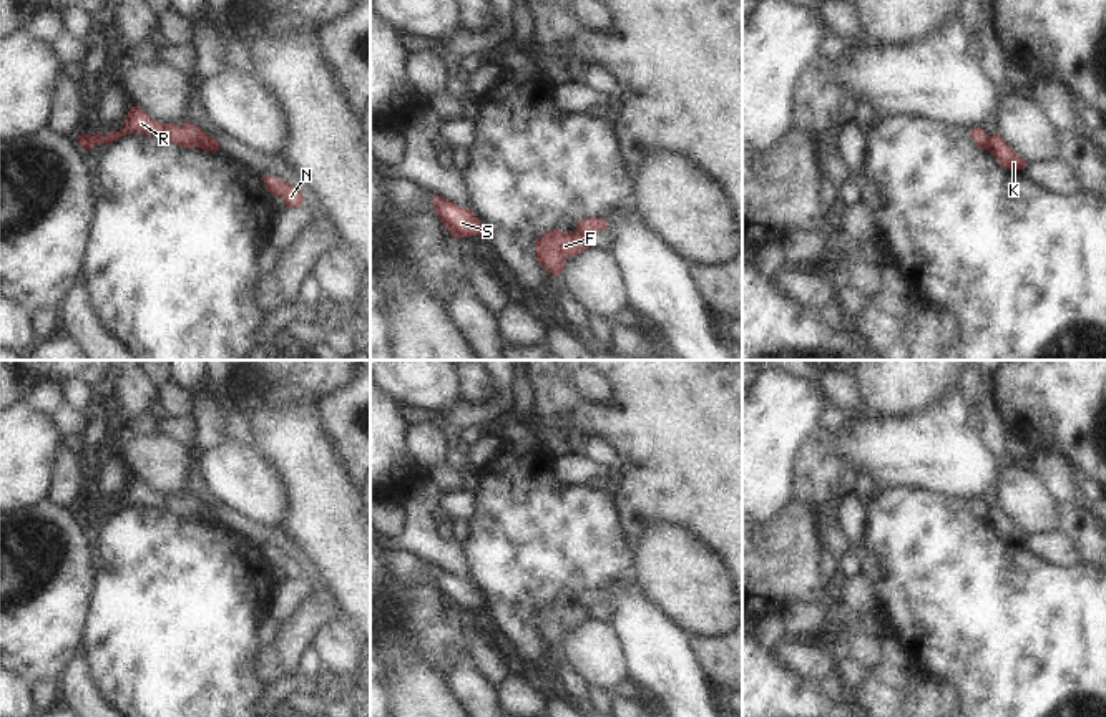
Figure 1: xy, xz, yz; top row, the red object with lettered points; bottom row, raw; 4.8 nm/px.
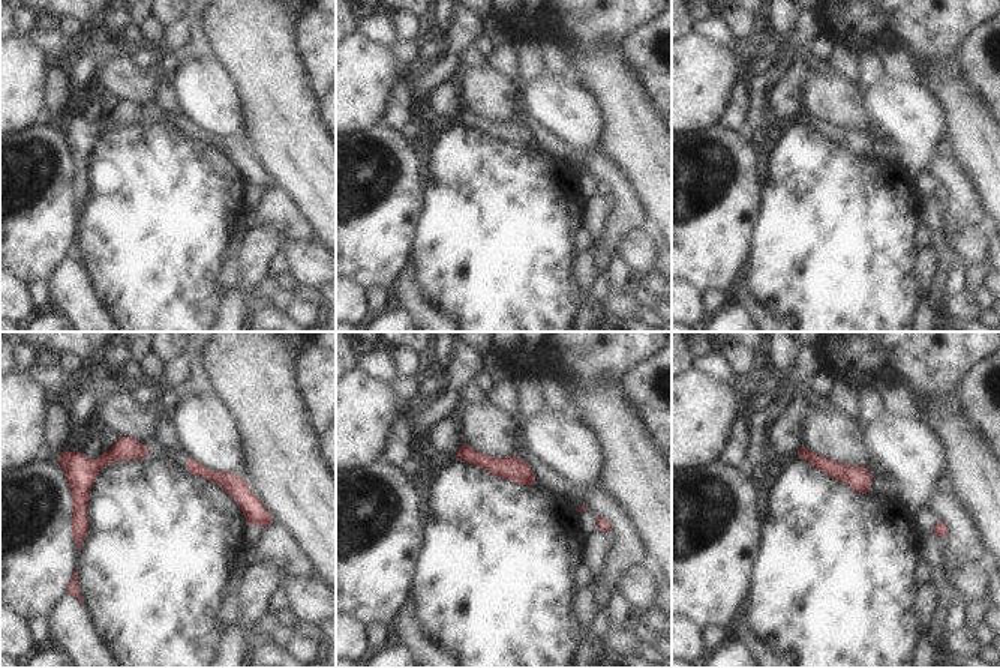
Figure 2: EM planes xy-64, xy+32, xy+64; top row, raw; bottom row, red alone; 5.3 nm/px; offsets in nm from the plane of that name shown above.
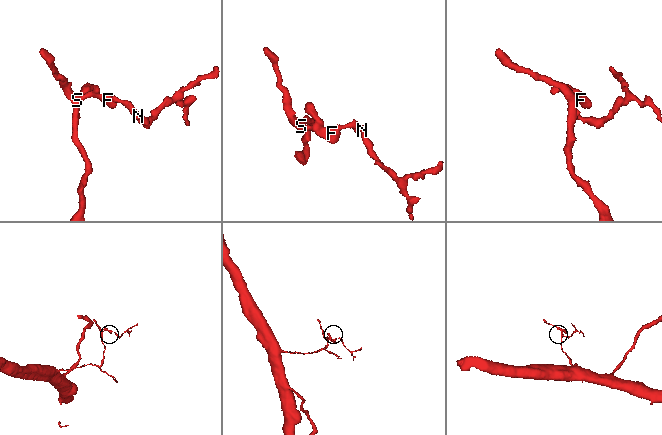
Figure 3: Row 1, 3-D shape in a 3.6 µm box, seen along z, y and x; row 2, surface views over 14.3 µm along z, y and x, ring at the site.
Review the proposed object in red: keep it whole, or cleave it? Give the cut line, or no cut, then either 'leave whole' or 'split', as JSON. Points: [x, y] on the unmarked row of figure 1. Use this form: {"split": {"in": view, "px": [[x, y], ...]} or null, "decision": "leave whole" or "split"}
{"split": {"in": "xz", "px": [[577, 601], [587, 609]]}, "decision": "split"}

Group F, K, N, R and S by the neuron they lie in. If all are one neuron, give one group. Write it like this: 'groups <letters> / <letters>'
groups F K R S / N

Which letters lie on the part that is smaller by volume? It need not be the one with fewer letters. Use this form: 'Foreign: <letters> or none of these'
Foreign: N

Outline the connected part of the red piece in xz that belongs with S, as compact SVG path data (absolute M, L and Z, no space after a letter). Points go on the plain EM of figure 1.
M433 568L435 586L442 593L442 596L448 601L452 609L470 609L470 607L483 607L485 609L485 596L473 586L472 581L463 581L457 578L453 573L448 573L442 568Z

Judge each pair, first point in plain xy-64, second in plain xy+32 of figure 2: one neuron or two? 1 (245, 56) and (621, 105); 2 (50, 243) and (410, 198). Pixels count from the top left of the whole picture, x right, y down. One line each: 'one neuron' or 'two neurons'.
1: one neuron
2: one neuron

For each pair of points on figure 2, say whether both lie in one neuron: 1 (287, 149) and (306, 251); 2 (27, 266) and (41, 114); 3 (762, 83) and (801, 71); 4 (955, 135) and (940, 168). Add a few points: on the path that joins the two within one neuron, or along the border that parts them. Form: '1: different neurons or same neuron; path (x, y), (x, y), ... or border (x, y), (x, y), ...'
1: different neurons; border (309, 233), (320, 242)
2: different neurons; border (50, 120), (29, 125), (15, 132)
3: different neurons; border (792, 51), (792, 63), (769, 89), (768, 110)
4: different neurons; border (945, 153), (952, 156), (970, 179)

